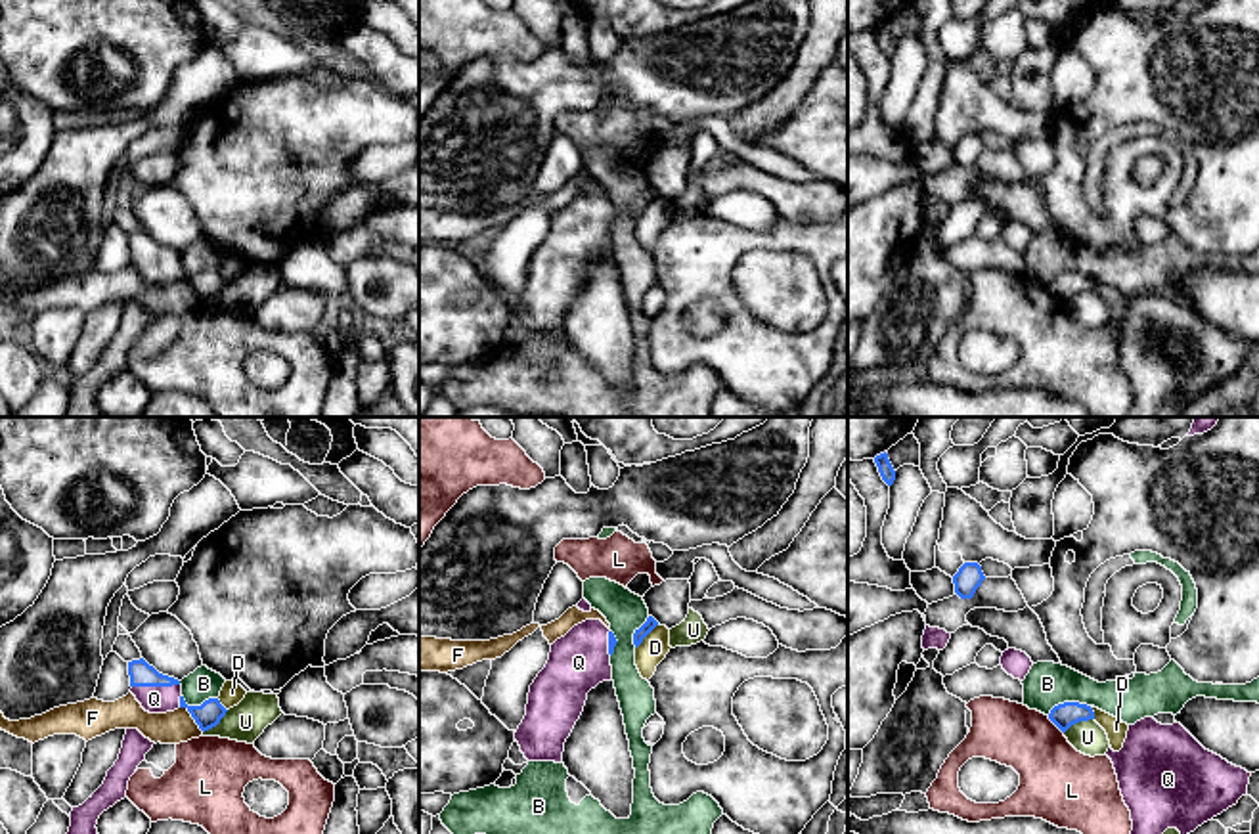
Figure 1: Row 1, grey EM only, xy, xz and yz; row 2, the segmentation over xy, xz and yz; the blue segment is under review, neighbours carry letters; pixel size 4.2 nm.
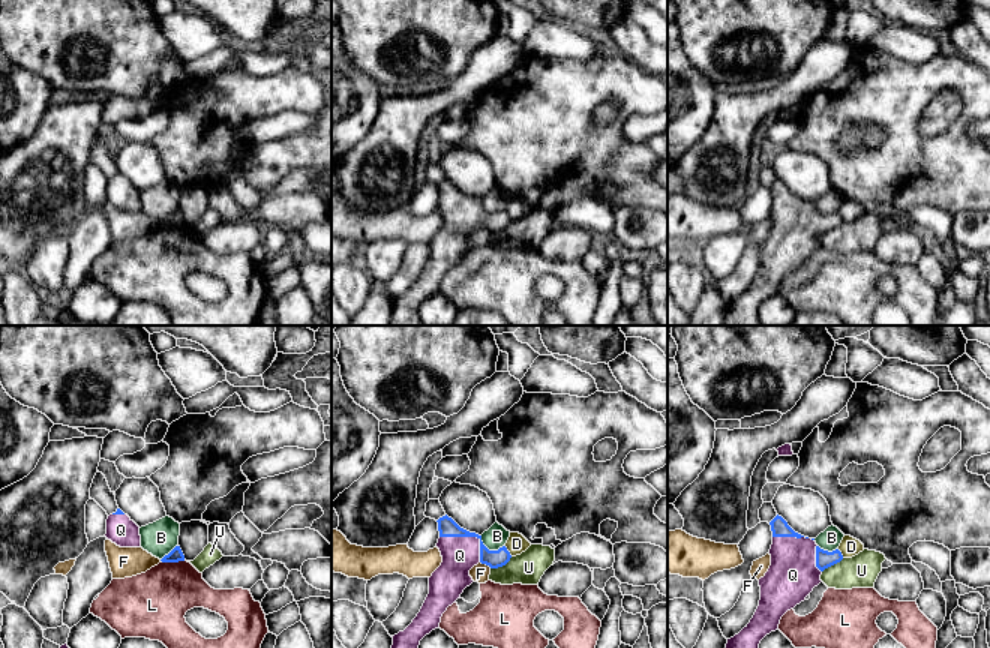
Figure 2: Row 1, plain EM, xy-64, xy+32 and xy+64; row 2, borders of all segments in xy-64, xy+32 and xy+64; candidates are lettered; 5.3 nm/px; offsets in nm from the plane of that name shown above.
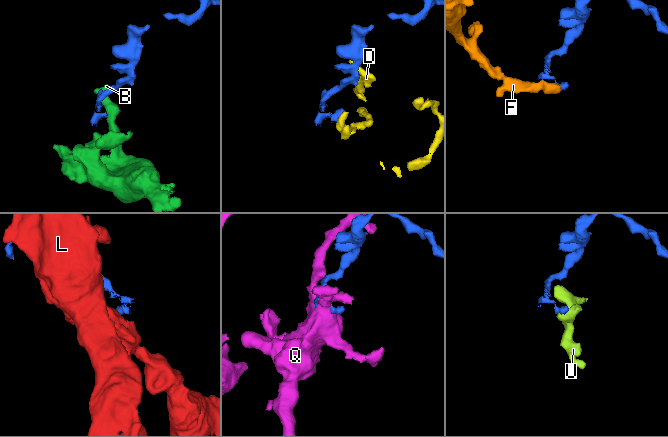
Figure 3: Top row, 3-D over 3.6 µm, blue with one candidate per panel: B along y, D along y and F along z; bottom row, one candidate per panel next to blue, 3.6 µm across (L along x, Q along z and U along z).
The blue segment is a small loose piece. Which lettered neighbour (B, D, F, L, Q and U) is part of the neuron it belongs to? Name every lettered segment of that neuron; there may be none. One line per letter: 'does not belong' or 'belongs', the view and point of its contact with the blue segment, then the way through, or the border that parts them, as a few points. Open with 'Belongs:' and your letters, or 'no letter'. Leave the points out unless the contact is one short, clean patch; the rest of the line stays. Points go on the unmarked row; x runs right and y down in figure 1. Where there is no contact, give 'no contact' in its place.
Belongs: Q
B: does not belong; meets blue in yz at (1068, 274); border along yz (1089, 276), (1059, 274), (1047, 285)
D: does not belong; meets blue in xz at (645, 207); border along xz (659, 196), (636, 220)
F: does not belong; meets blue in xy at (192, 287)
L: does not belong; meets blue in yz at (1055, 295); border along yz (1047, 287), (1062, 305)
Q: belongs; meets blue in xy at (155, 257)
U: does not belong; meets blue in yz at (1078, 293); border along yz (1093, 289), (1076, 293), (1064, 305)

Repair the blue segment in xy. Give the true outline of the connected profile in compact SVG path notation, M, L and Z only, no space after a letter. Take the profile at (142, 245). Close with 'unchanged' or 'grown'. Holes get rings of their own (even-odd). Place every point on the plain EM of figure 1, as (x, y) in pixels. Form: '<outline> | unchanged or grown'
M144 230L128 233L130 264L149 285L166 285L186 279L205 304L220 295L226 279L218 270L209 270L201 277L188 277L178 251L159 245Z | grown

